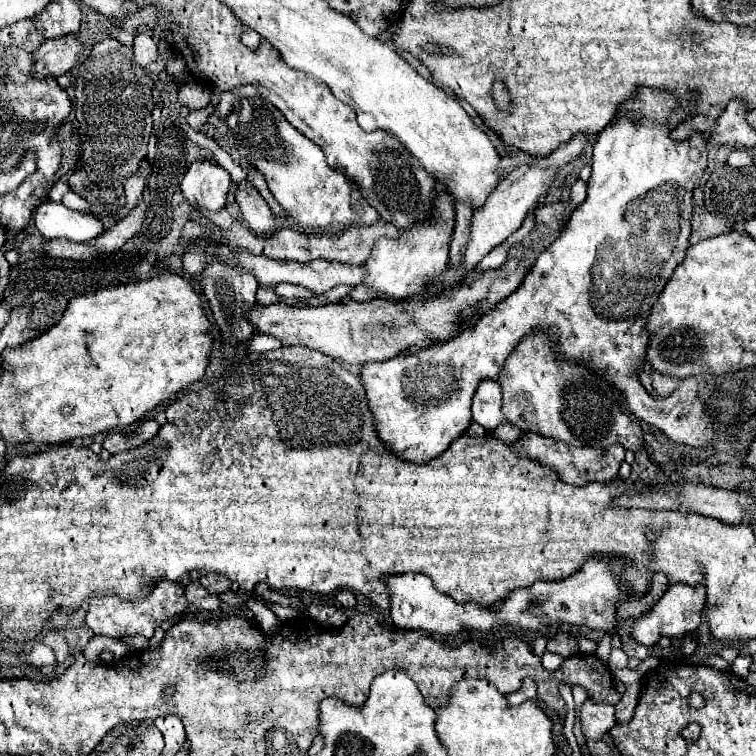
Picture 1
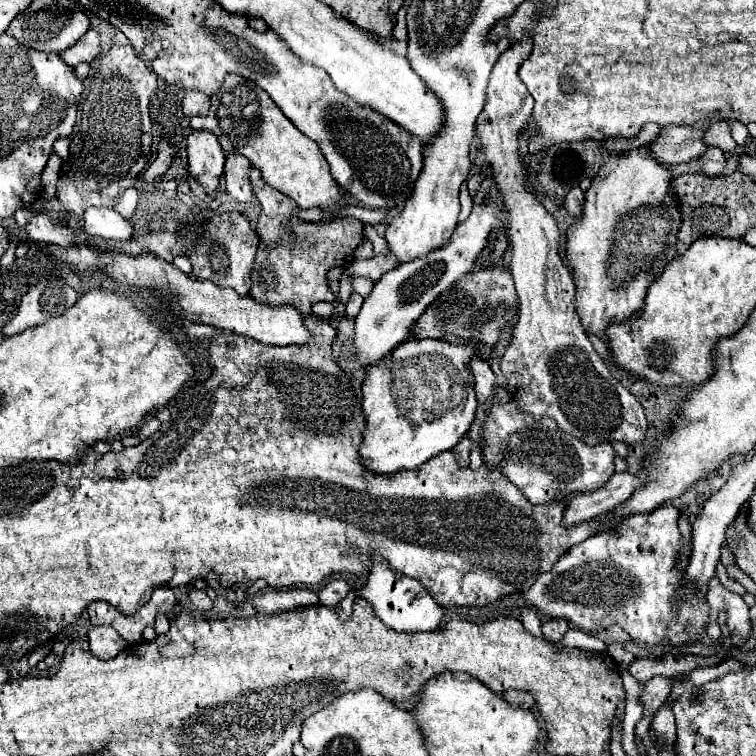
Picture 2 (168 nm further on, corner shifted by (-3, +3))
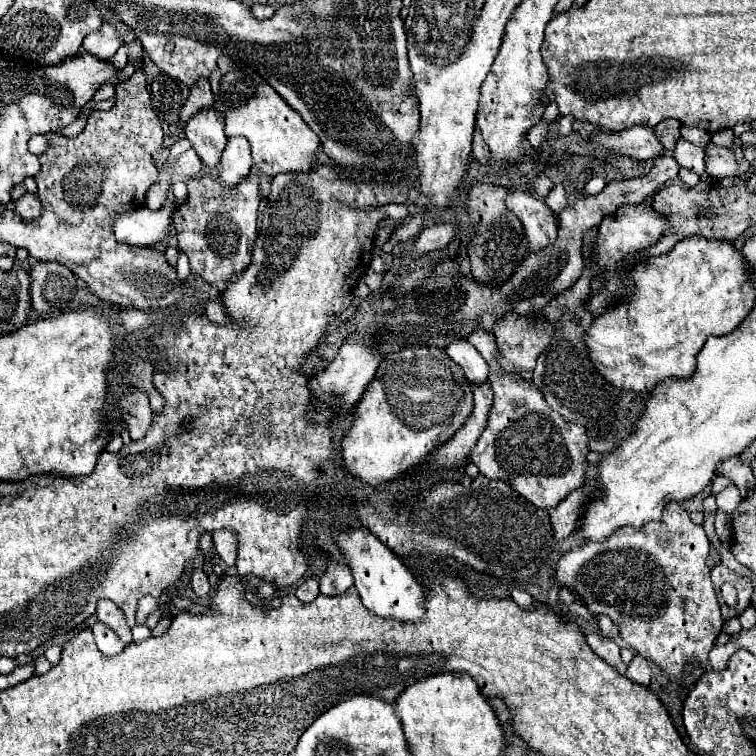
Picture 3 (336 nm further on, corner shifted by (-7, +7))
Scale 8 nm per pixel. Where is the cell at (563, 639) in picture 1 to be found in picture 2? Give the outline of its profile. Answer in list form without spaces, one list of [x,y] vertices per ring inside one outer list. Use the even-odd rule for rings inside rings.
[[[550,619],[542,625],[542,635],[546,641],[558,643],[564,637],[566,629],[568,629],[568,621],[566,619]]]

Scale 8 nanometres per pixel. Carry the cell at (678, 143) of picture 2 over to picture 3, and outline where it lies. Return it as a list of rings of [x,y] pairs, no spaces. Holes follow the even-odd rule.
[[[634,125],[634,127],[620,132],[604,132],[598,128],[590,139],[600,143],[601,147],[614,149],[614,151],[628,155],[632,159],[638,159],[638,161],[654,159],[656,155],[662,155],[662,151],[664,151],[662,141],[658,139],[656,131],[652,127],[644,127],[644,125],[638,125],[638,127]]]

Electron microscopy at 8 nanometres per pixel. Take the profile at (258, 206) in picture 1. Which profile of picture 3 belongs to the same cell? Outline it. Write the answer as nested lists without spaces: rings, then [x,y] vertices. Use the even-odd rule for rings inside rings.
[[[230,137],[218,165],[218,175],[226,187],[234,187],[244,181],[252,169],[250,143],[244,137]]]

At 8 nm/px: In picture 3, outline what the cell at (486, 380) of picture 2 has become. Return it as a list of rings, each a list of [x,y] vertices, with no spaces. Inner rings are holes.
[[[460,339],[460,341],[454,341],[452,345],[448,345],[446,351],[448,351],[448,357],[462,367],[462,371],[470,383],[484,385],[488,381],[488,363],[476,351],[474,345]]]

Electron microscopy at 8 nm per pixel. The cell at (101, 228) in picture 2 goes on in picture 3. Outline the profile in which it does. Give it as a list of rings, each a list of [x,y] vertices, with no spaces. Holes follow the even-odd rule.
[[[164,203],[158,211],[140,207],[132,213],[114,215],[112,231],[116,235],[116,241],[138,247],[150,247],[158,243],[168,231],[174,207],[176,207],[174,203]]]

